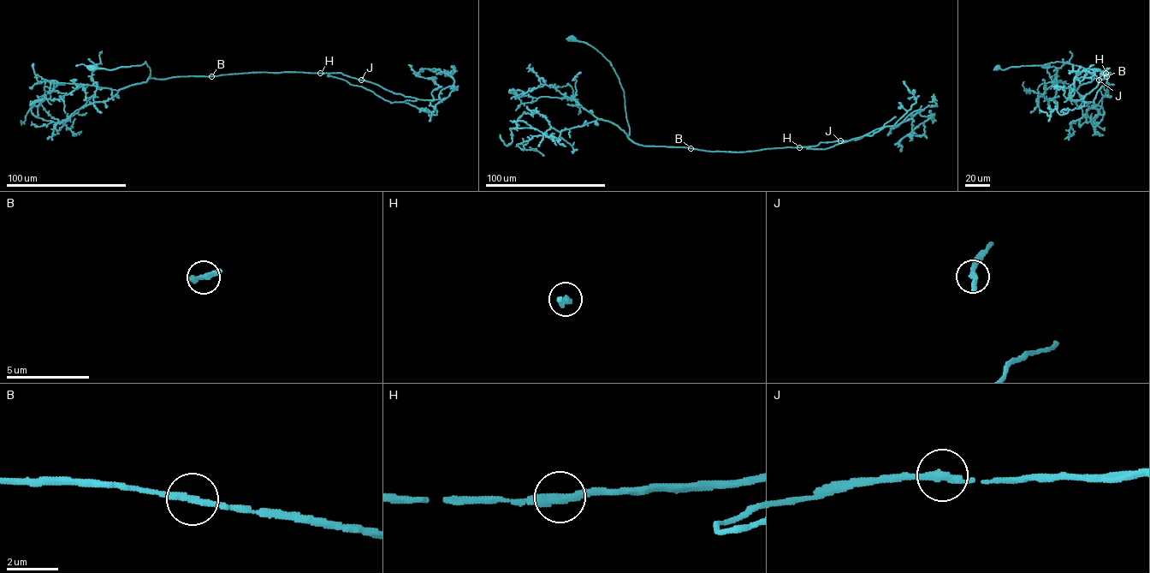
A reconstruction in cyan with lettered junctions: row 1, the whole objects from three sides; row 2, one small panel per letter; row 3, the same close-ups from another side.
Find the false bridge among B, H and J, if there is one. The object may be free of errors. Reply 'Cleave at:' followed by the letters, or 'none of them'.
Cleave at: none of them

